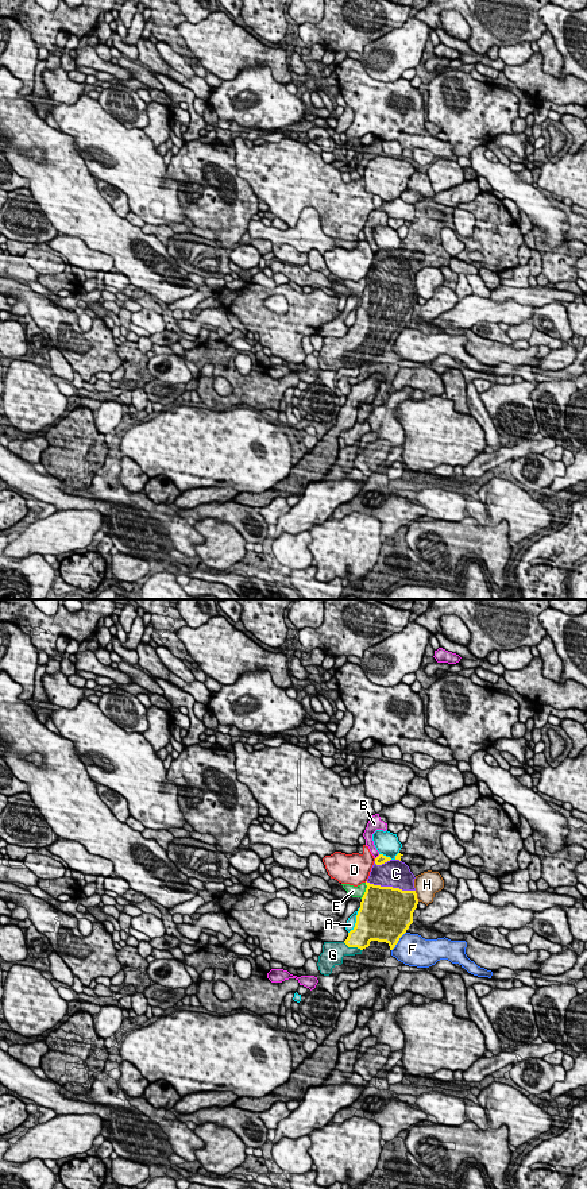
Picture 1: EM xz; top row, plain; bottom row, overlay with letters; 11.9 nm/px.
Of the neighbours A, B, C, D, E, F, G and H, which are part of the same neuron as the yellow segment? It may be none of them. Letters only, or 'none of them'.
C, G

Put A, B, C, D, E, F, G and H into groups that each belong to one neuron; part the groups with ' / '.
A / B / C G / D / E / F / H

